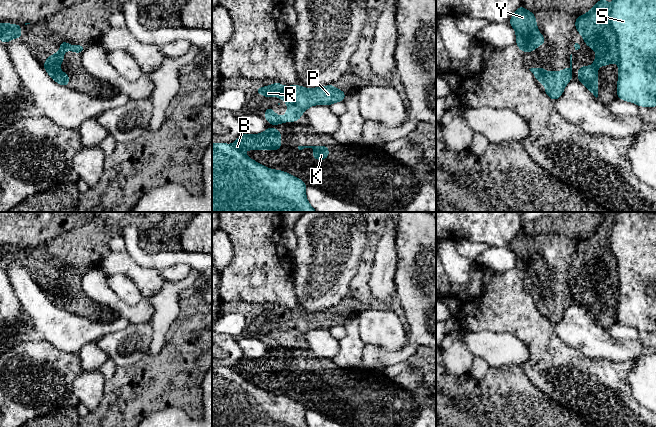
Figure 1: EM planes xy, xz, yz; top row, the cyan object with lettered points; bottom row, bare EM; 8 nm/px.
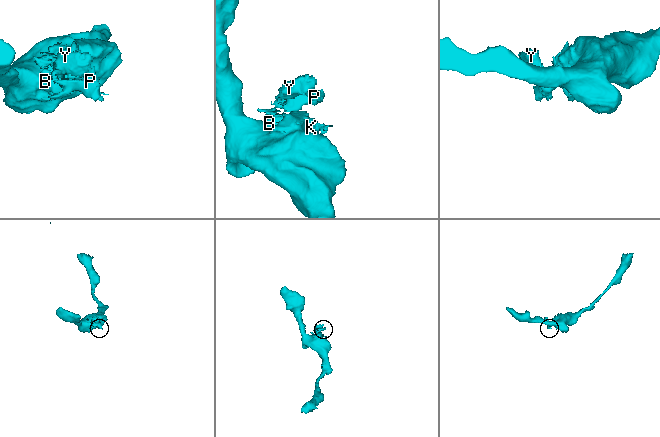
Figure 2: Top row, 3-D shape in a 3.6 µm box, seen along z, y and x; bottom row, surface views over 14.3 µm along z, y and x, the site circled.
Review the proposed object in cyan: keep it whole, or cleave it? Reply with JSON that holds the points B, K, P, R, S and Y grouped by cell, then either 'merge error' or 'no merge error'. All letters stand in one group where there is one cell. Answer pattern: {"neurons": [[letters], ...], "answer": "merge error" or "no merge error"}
{"neurons": [["B", "K", "S"], ["P", "R", "Y"]], "answer": "merge error"}

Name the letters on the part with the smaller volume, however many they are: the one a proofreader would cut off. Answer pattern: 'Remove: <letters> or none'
Remove: P, R, Y

